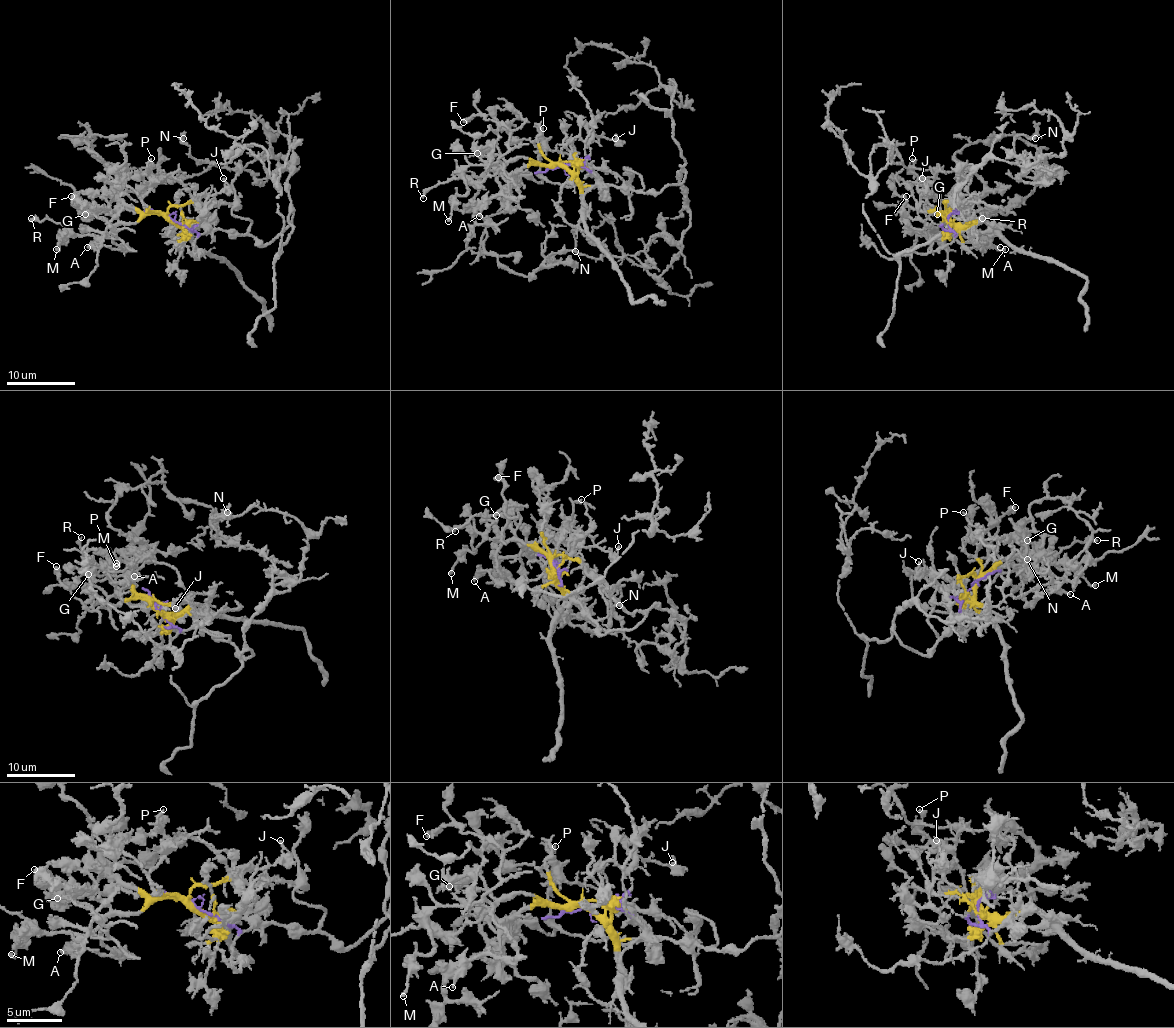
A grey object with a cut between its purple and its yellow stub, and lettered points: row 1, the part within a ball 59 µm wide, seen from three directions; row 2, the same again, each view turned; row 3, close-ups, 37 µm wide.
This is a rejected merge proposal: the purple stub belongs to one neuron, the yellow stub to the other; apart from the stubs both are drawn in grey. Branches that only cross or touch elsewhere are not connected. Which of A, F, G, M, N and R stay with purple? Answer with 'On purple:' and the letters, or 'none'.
On purple: N

